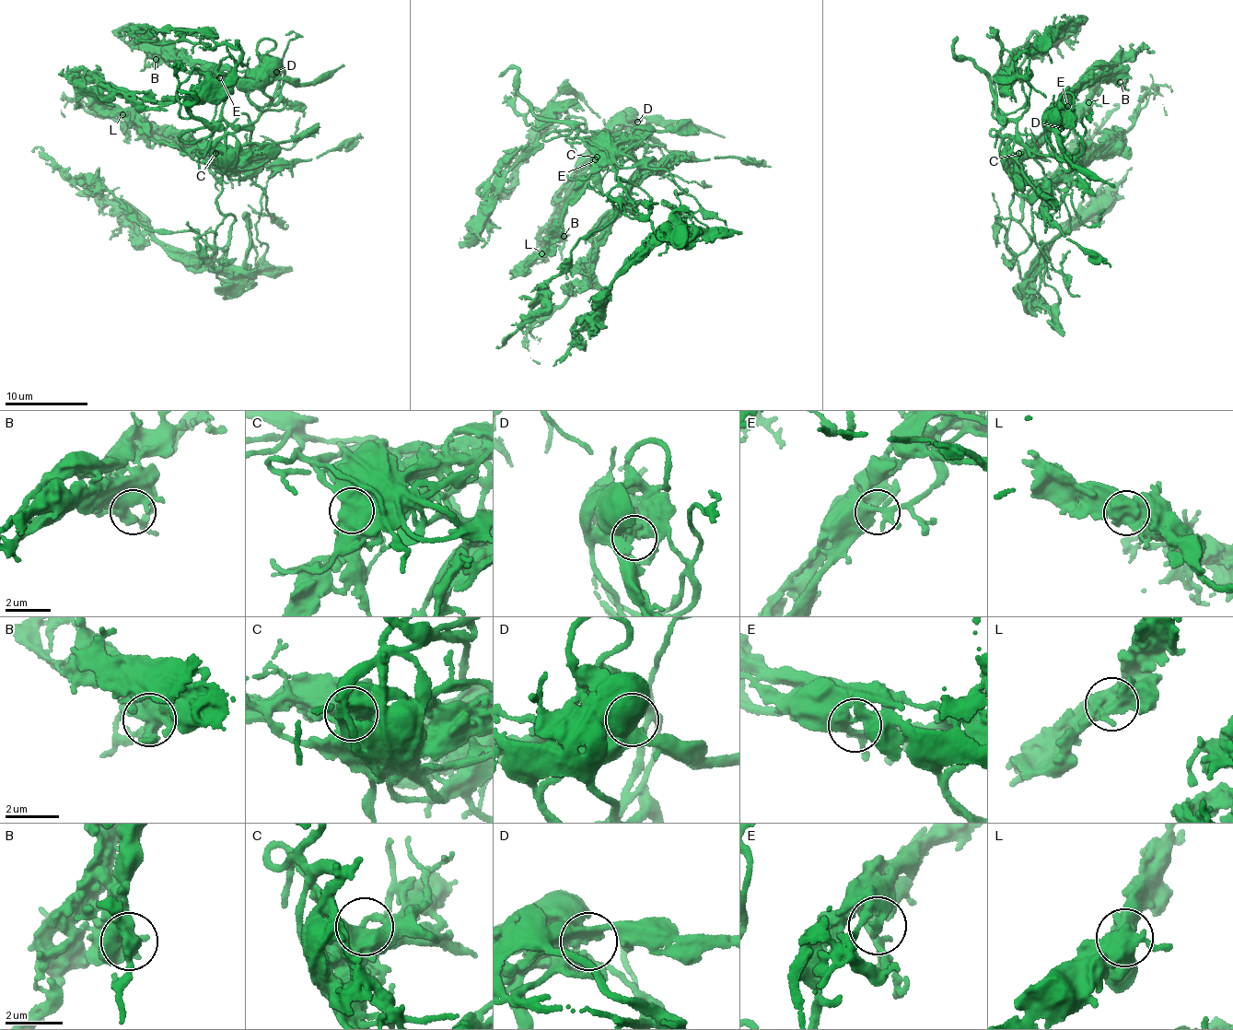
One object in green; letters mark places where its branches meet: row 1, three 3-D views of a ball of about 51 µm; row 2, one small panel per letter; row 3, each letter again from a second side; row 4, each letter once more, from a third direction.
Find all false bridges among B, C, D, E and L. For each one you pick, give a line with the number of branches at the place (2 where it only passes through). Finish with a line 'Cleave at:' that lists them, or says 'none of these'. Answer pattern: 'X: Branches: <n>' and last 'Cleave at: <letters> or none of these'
Cleave at: none of these

